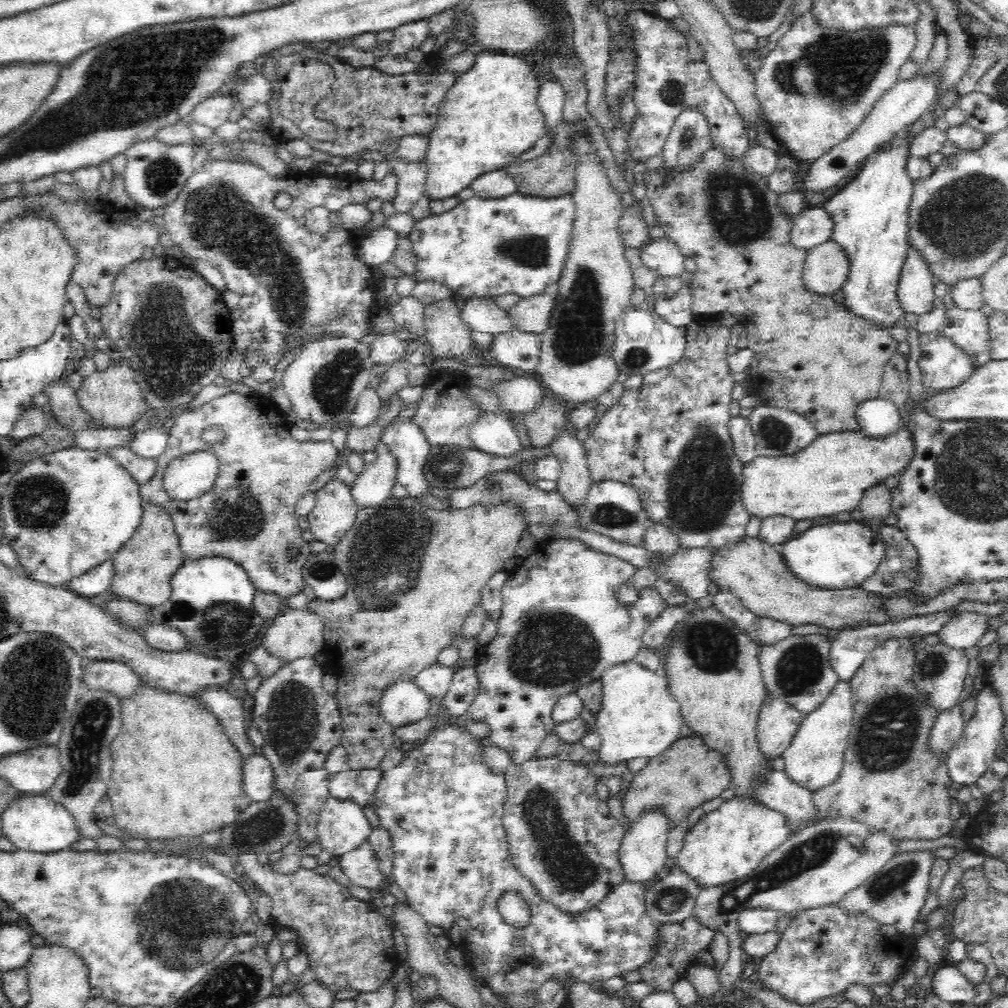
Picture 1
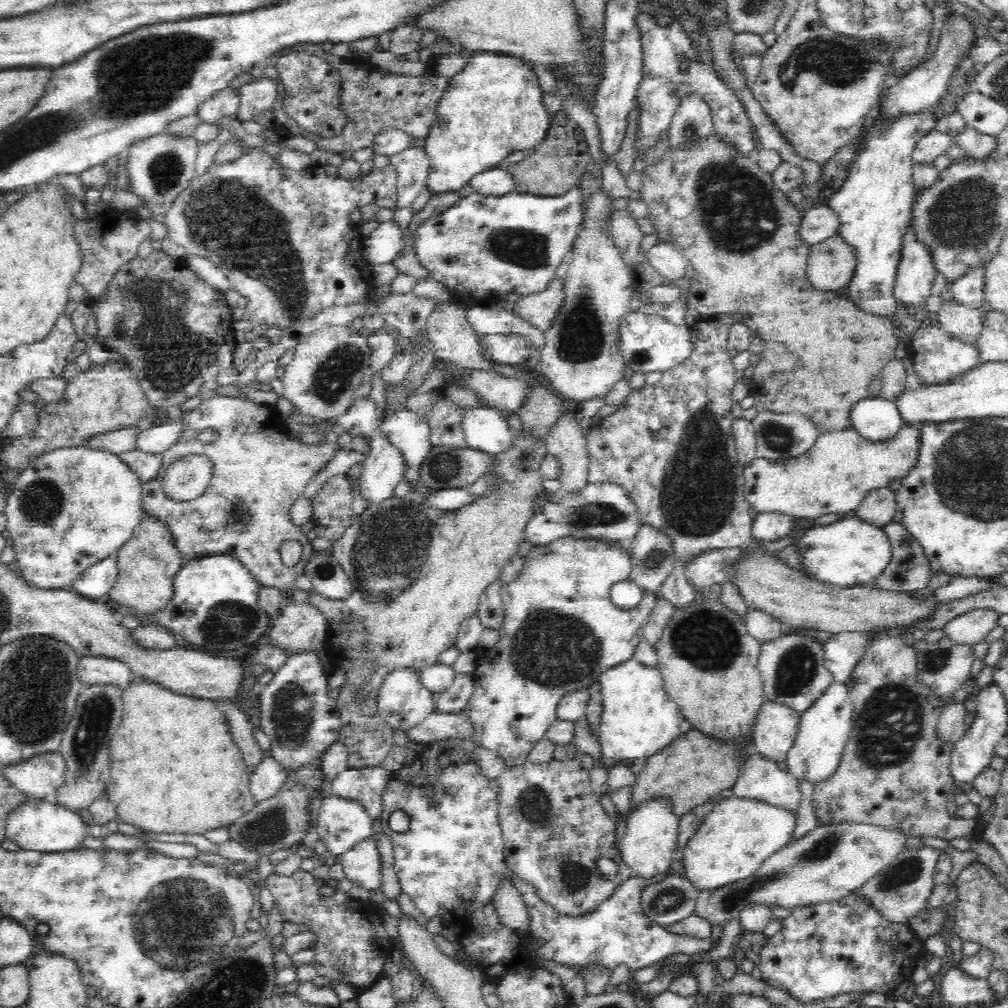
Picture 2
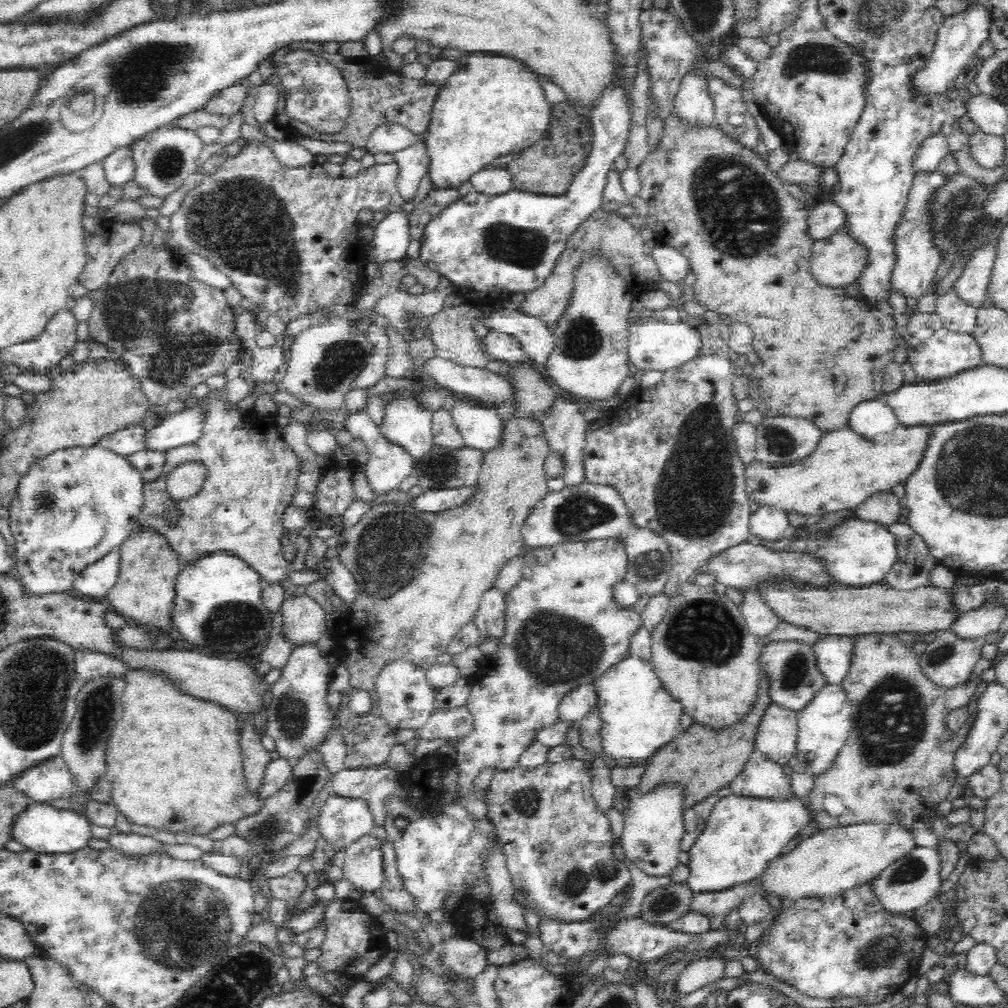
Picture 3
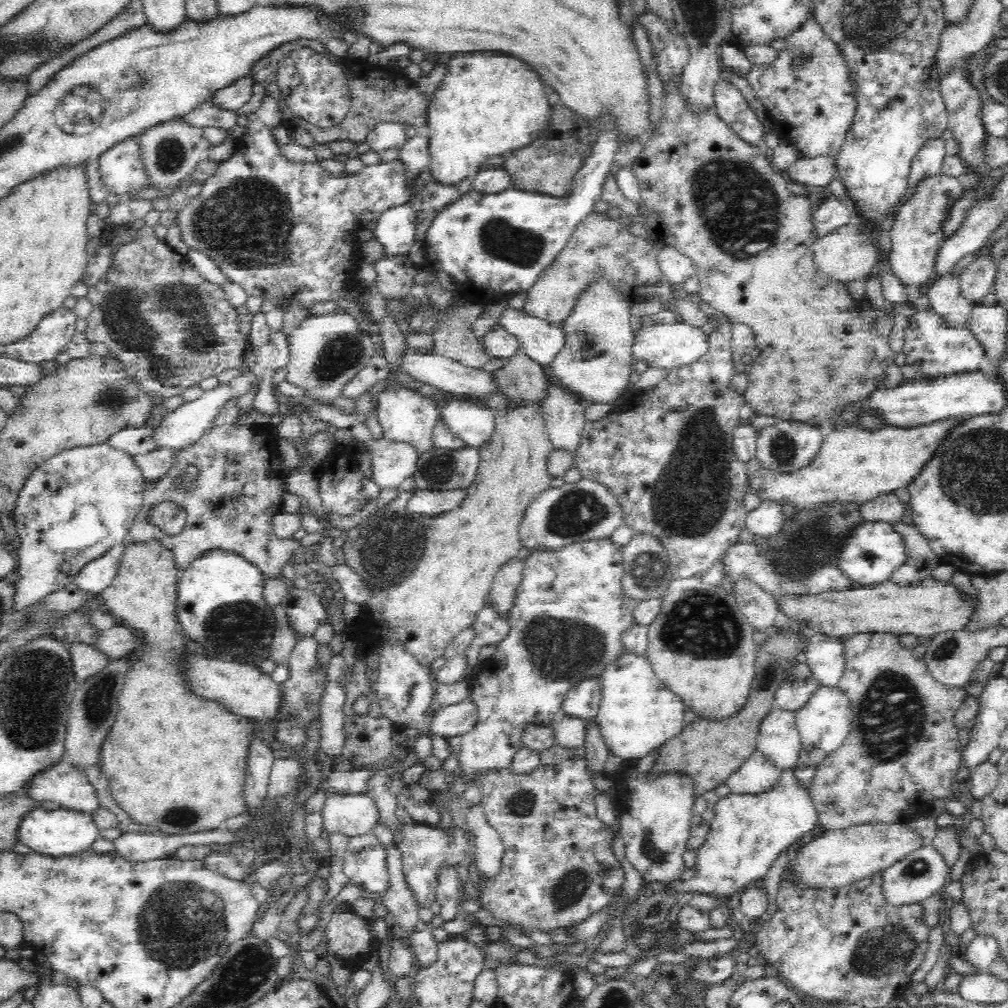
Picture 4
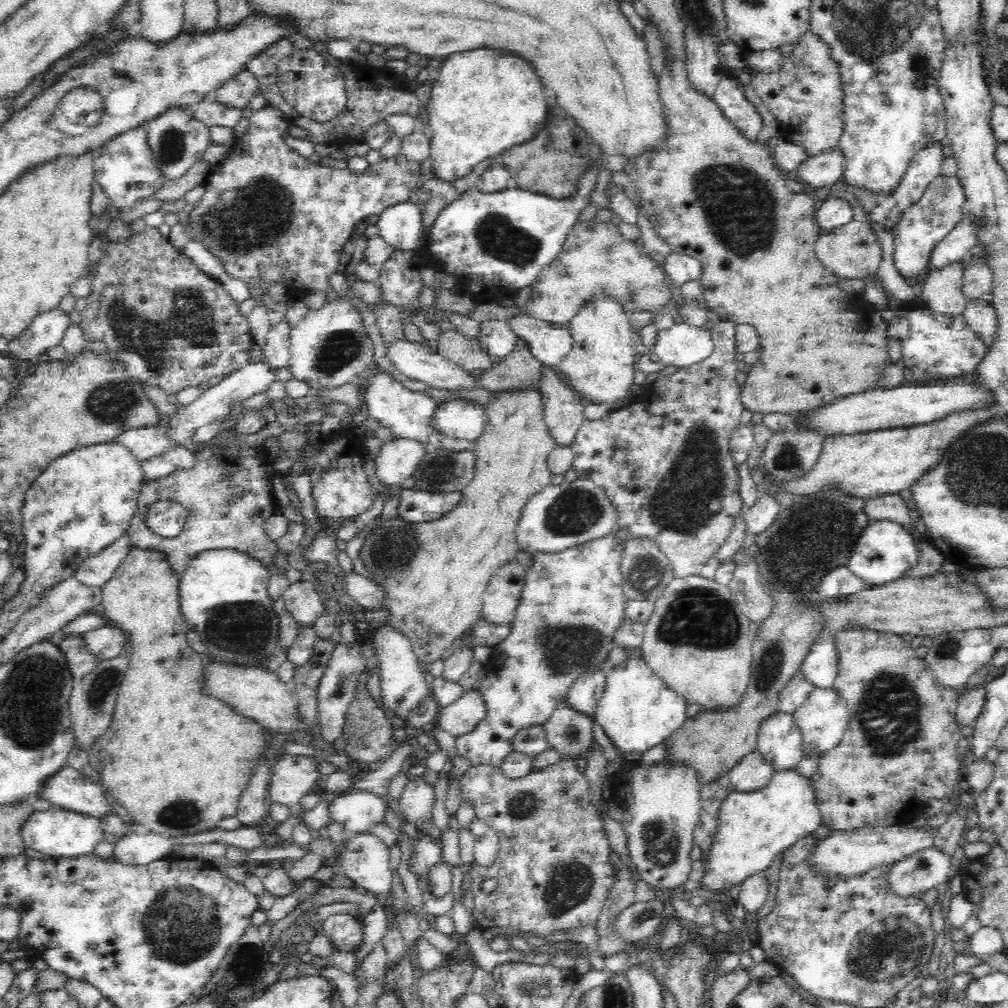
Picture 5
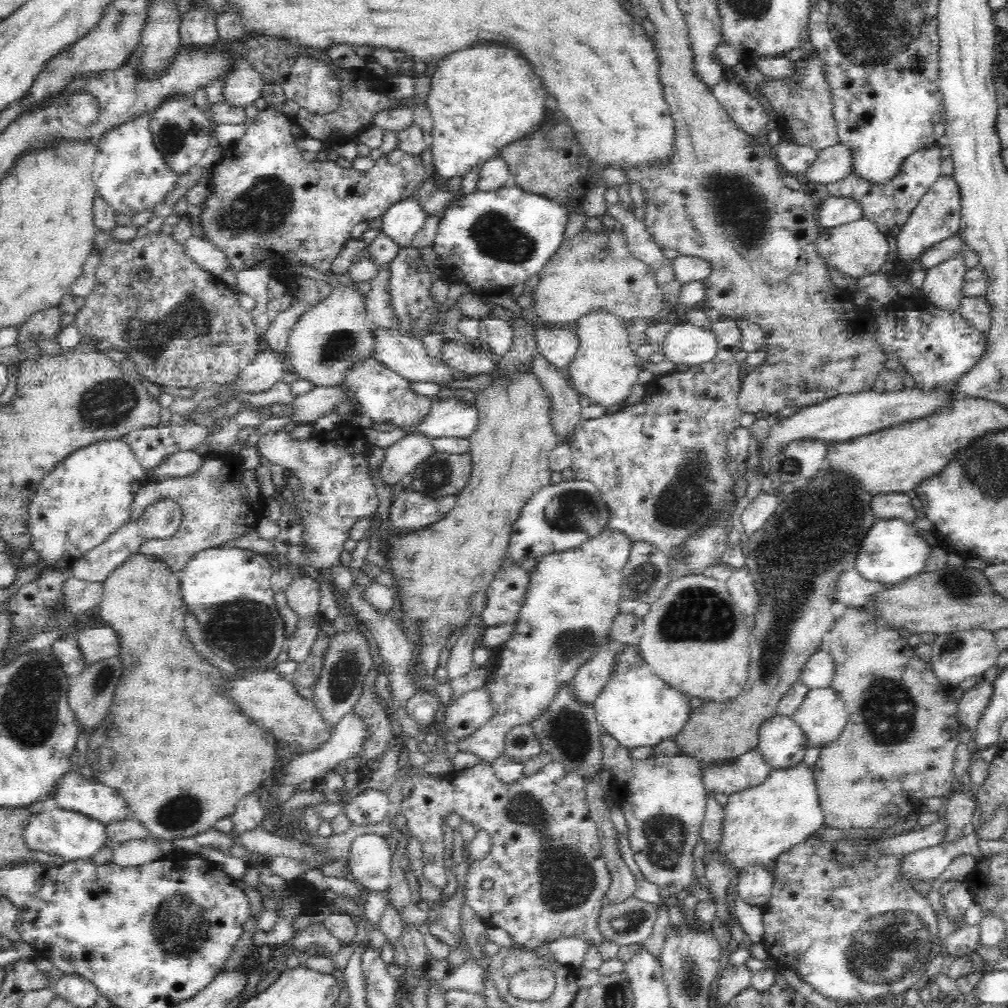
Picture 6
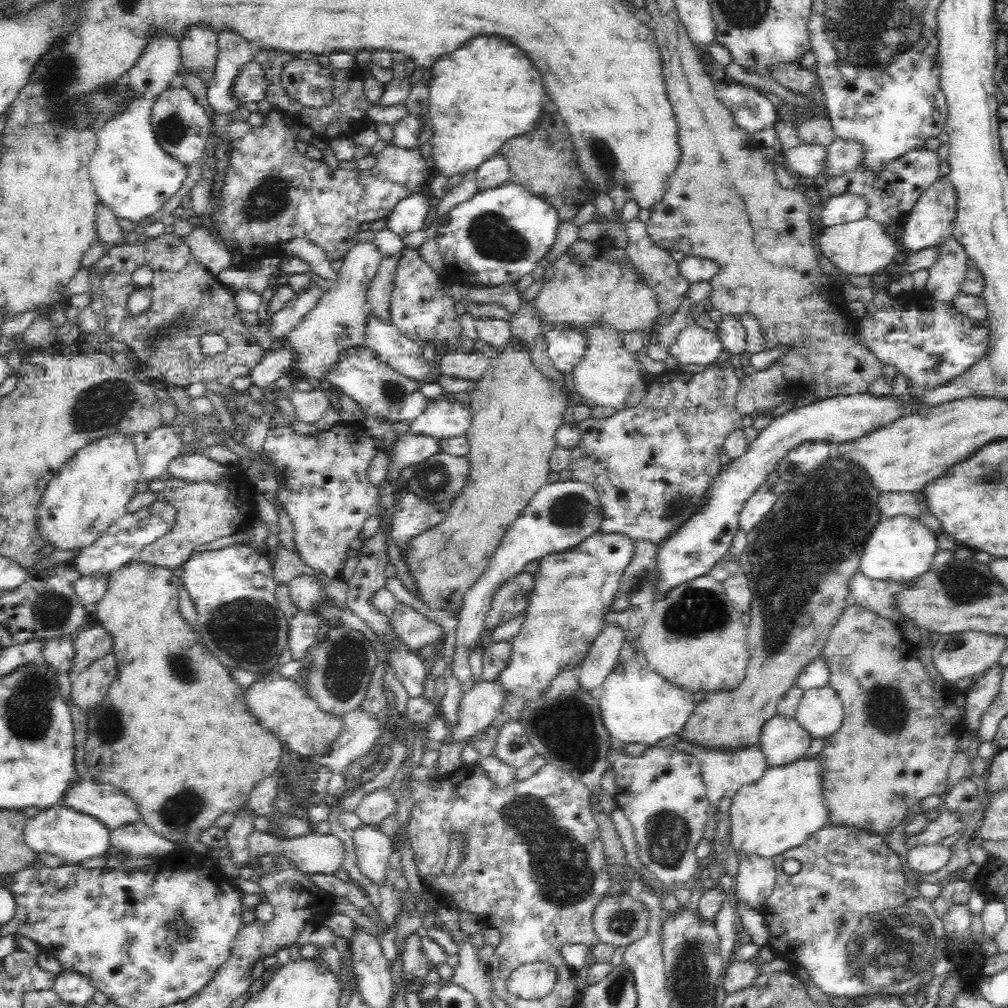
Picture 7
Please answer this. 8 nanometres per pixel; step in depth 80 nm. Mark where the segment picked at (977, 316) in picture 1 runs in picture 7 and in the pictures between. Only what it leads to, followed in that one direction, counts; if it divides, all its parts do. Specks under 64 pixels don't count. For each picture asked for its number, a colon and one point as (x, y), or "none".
2: (961, 321)
3: (956, 314)
4: (944, 292)
5: (942, 288)
6: (943, 285)
7: (946, 274)

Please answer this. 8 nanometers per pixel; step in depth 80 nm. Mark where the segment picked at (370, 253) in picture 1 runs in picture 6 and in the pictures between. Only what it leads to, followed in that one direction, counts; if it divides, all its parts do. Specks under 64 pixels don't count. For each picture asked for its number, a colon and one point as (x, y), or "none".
2: (382, 246)
3: (392, 236)
4: (396, 230)
5: (401, 225)
6: (403, 220)

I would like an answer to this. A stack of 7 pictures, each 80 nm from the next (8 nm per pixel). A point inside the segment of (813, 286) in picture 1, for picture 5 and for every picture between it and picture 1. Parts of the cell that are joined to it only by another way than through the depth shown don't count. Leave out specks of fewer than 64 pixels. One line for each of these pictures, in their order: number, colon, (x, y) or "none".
2: (831, 265)
3: (837, 261)
4: (849, 253)
5: (852, 251)

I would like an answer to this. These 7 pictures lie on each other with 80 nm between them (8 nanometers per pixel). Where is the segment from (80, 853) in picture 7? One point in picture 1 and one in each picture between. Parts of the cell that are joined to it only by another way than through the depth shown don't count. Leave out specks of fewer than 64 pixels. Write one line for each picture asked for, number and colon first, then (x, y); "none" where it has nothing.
1: (34, 823)
2: (46, 826)
3: (42, 828)
4: (62, 832)
5: (57, 833)
6: (74, 836)

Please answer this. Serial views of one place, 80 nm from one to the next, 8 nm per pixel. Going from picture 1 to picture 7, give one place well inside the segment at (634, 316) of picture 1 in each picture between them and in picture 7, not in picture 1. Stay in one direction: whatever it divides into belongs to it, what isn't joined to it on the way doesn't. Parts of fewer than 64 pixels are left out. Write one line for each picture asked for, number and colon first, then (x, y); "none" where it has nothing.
2: (649, 343)
3: (654, 344)
4: (680, 344)
5: (683, 345)
6: (687, 344)
7: (694, 345)

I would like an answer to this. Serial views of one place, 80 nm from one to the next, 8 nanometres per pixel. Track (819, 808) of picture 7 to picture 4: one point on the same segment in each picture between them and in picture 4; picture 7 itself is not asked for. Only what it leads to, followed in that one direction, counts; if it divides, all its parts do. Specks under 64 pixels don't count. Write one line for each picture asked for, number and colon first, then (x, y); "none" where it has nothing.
4: (749, 831)
5: (754, 827)
6: (760, 823)

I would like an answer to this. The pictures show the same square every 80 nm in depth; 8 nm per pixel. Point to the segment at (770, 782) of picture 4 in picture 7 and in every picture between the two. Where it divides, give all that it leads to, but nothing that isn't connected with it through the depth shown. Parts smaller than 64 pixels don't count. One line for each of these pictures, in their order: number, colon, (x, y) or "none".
5: (751, 772)
6: (749, 769)
7: (724, 771)

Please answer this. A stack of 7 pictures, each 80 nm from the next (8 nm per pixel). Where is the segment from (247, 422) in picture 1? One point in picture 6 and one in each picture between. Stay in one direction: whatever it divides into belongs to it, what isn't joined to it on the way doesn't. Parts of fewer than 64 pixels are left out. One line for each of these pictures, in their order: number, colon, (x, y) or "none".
2: (259, 471)
3: (251, 476)
4: (238, 488)
5: (227, 496)
6: (222, 501)

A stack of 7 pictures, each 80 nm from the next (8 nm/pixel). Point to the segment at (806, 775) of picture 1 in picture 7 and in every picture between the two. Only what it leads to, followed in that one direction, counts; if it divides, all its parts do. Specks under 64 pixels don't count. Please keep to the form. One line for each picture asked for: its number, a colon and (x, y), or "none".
2: (824, 728)
3: (824, 724)
4: (824, 722)
5: (822, 719)
6: (822, 715)
7: (820, 712)

